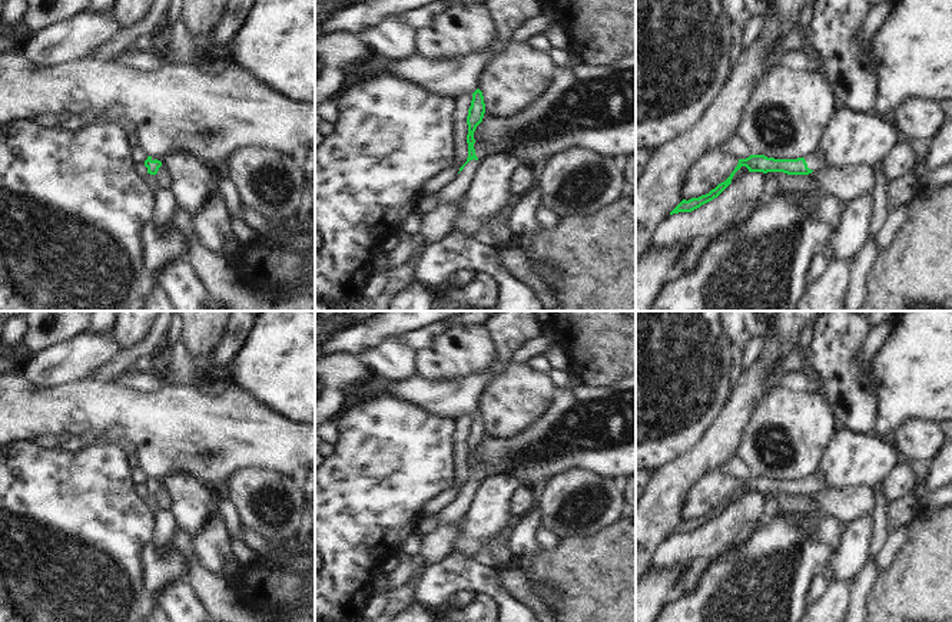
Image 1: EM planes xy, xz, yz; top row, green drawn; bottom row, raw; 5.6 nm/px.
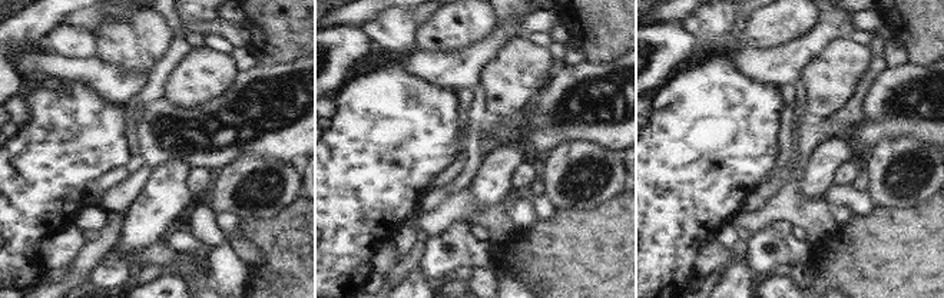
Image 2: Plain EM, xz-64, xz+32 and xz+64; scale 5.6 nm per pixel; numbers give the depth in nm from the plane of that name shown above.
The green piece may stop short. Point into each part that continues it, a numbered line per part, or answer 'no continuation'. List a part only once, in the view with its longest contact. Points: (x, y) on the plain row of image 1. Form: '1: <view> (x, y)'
1: xz (460, 508)

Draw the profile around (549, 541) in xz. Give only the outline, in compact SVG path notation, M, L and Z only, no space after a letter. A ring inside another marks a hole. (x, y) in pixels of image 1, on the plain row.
M541 523L538 533L540 533L540 549L554 550L560 546L561 537L551 529L544 527Z

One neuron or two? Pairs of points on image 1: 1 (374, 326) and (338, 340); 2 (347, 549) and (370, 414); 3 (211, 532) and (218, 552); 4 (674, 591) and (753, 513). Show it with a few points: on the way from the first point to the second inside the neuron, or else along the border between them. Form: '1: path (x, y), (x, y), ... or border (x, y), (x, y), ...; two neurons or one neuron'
1: path (365, 326), (347, 331); one neuron
2: path (357, 516), (357, 510), (370, 492), (370, 447); one neuron
3: path (214, 536), (214, 548); one neuron
4: border (733, 539), (715, 556), (695, 558), (680, 568); two neurons

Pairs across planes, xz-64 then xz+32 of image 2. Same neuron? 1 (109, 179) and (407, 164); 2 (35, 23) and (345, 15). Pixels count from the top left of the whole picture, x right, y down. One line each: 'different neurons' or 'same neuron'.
1: different neurons
2: same neuron

